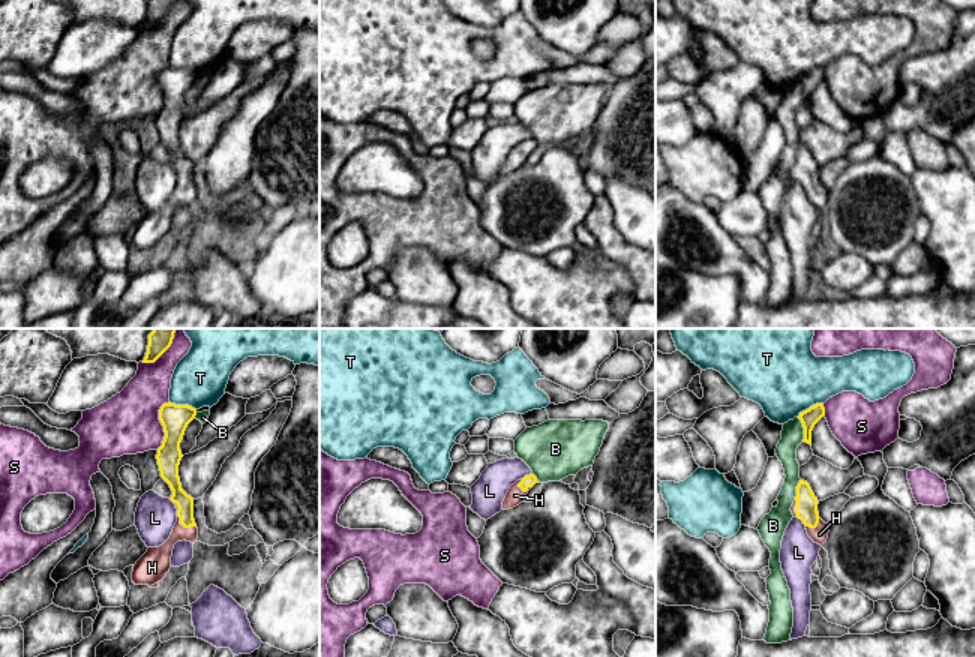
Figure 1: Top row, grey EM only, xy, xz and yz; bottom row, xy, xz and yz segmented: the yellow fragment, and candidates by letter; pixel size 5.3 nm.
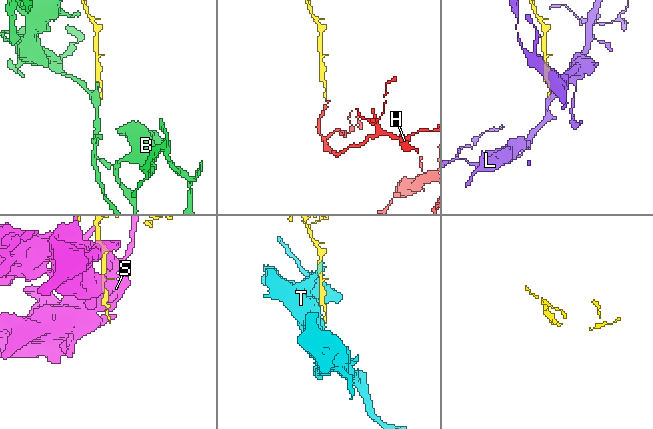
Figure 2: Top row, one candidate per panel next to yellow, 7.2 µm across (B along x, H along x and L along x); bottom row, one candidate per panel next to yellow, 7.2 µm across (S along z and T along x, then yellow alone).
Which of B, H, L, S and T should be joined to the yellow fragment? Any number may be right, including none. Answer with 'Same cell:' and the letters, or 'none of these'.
Same cell: H

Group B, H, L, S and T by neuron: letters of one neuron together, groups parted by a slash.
B / H / L / S / T

